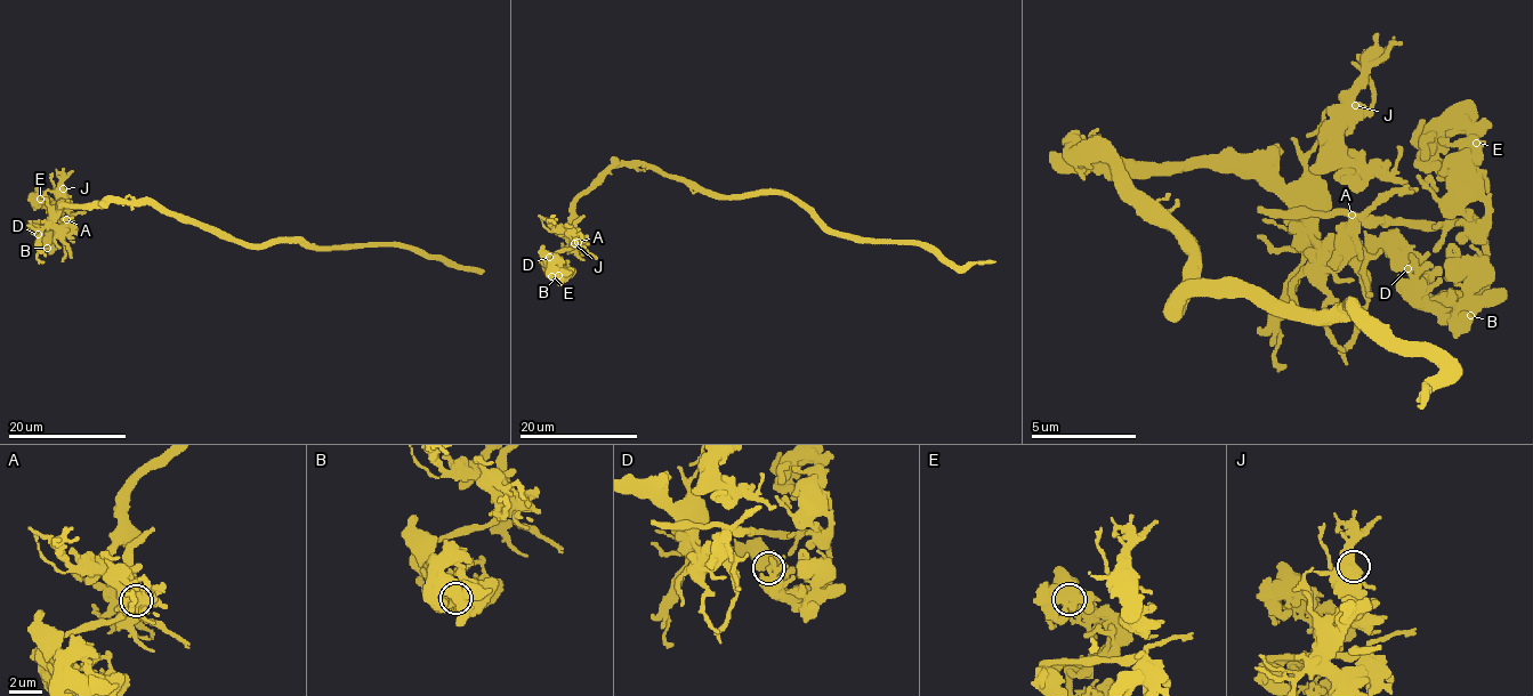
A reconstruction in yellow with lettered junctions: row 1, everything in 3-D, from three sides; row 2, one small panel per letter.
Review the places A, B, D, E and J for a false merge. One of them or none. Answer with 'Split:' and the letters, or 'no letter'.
Split: A

